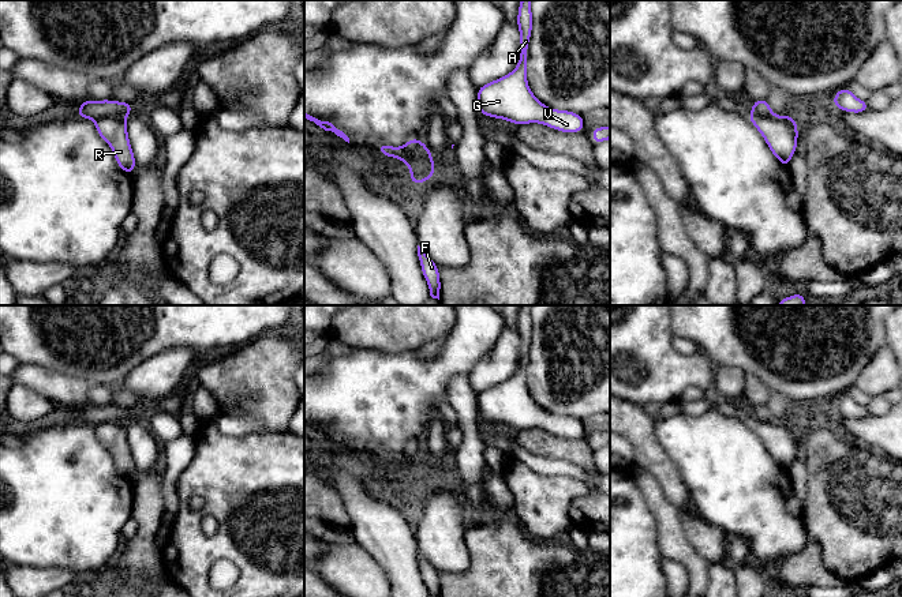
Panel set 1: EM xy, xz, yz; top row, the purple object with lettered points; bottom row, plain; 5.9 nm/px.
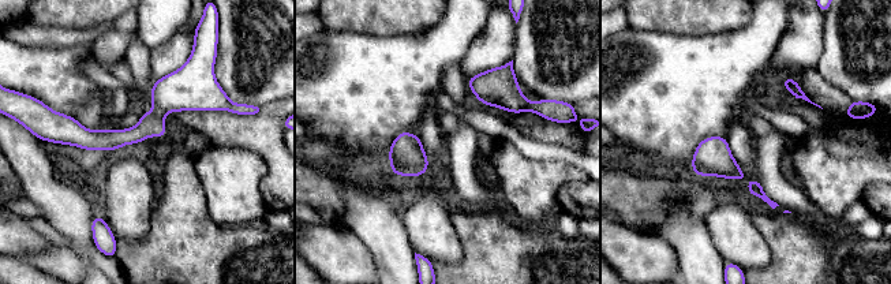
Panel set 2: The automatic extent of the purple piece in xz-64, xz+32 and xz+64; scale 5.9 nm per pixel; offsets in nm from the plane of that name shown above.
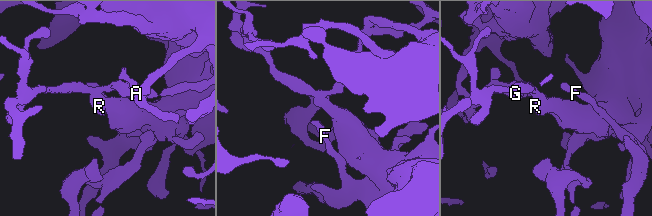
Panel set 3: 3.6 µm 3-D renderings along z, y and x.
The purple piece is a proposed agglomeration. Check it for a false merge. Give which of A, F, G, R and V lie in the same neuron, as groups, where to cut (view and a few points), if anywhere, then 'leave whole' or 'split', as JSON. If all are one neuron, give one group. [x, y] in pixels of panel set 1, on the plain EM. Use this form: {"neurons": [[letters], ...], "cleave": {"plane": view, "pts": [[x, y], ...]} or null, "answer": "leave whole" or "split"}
{"neurons": [["A", "F", "G", "V"], ["R"]], "cleave": {"plane": "xy", "pts": [[124, 421], [103, 421], [96, 425]]}, "answer": "split"}

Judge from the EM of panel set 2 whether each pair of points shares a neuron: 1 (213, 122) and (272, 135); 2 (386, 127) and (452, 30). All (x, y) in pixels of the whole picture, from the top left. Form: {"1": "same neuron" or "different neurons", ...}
{"1": "same neuron", "2": "same neuron"}

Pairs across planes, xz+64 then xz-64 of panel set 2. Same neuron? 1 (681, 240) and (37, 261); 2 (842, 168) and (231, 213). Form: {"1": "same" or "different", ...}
{"1": "different", "2": "same"}

